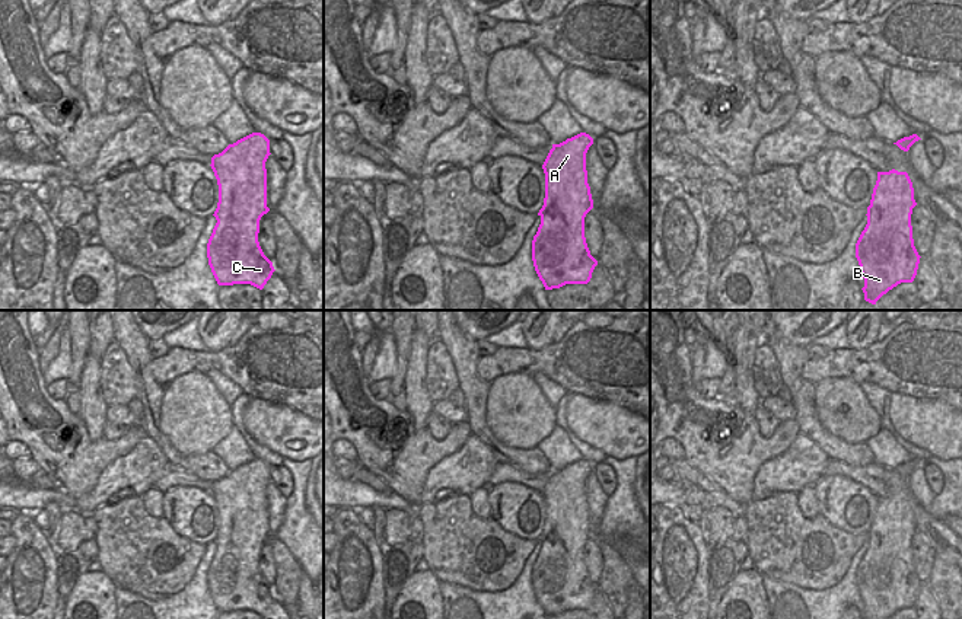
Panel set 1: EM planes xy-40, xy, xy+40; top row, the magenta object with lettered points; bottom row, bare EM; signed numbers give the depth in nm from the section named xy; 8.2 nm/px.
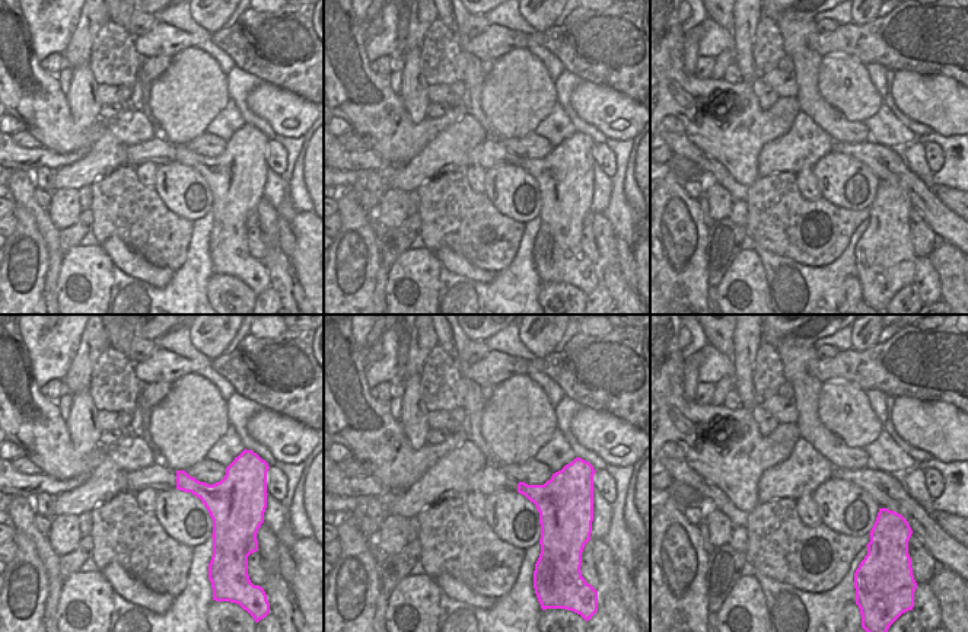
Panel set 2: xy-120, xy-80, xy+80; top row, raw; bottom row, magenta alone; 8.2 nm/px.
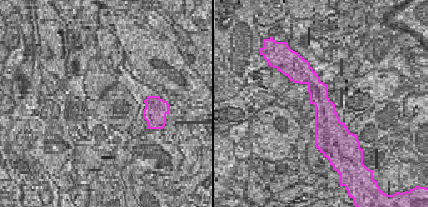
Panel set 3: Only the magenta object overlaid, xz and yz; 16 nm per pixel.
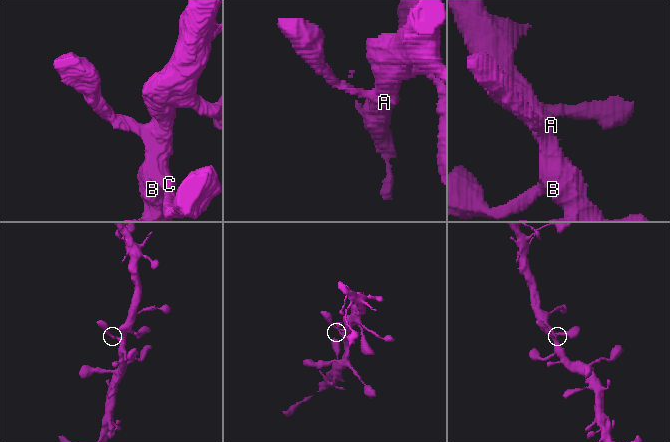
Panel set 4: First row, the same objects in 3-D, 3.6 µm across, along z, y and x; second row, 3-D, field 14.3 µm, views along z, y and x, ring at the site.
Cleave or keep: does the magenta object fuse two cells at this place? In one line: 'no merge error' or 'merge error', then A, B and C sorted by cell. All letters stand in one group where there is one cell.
no merge error; A B C

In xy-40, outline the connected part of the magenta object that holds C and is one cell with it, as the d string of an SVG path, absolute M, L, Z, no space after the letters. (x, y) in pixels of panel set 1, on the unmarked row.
M252 459L211 484L219 511L217 546L207 584L219 612L251 610L259 616L275 597L259 568L259 546L267 533L270 466Z

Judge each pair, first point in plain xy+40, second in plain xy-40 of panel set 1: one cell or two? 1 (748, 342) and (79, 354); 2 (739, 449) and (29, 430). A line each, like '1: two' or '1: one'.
1: two
2: one

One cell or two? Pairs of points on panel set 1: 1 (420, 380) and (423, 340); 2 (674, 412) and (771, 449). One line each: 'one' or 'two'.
1: one
2: one

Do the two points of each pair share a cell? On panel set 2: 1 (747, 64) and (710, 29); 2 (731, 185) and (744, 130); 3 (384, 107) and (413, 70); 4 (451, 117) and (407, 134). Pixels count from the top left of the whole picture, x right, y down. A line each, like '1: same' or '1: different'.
1: different
2: different
3: different
4: same

